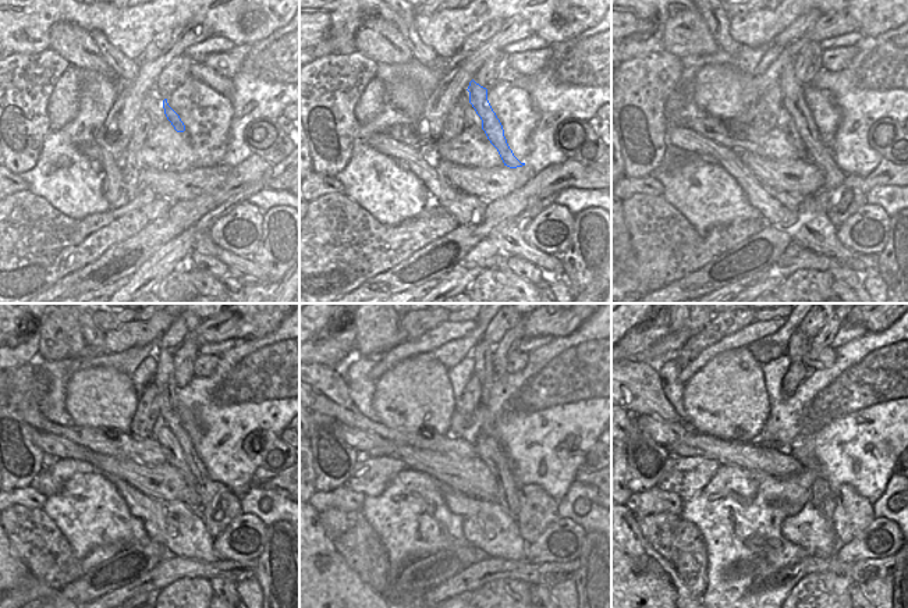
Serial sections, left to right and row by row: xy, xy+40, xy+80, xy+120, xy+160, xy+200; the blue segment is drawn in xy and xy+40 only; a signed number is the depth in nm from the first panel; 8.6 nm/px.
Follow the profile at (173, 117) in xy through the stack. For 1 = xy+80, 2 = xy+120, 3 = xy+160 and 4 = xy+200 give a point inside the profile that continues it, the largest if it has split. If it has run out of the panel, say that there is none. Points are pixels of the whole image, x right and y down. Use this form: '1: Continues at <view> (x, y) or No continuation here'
1: Continues at xy+80 (791, 91)
2: Continues at xy+120 (222, 505)
3: Continues at xy+160 (539, 509)
4: Continues at xy+200 (852, 514)

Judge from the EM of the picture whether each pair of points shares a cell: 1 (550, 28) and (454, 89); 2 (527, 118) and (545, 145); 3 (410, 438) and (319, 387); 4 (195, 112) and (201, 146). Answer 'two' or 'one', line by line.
1: two
2: two
3: one
4: one

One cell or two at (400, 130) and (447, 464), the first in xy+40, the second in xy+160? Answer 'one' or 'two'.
two

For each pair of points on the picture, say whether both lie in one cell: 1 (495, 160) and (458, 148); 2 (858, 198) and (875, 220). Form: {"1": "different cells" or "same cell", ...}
{"1": "same cell", "2": "different cells"}

